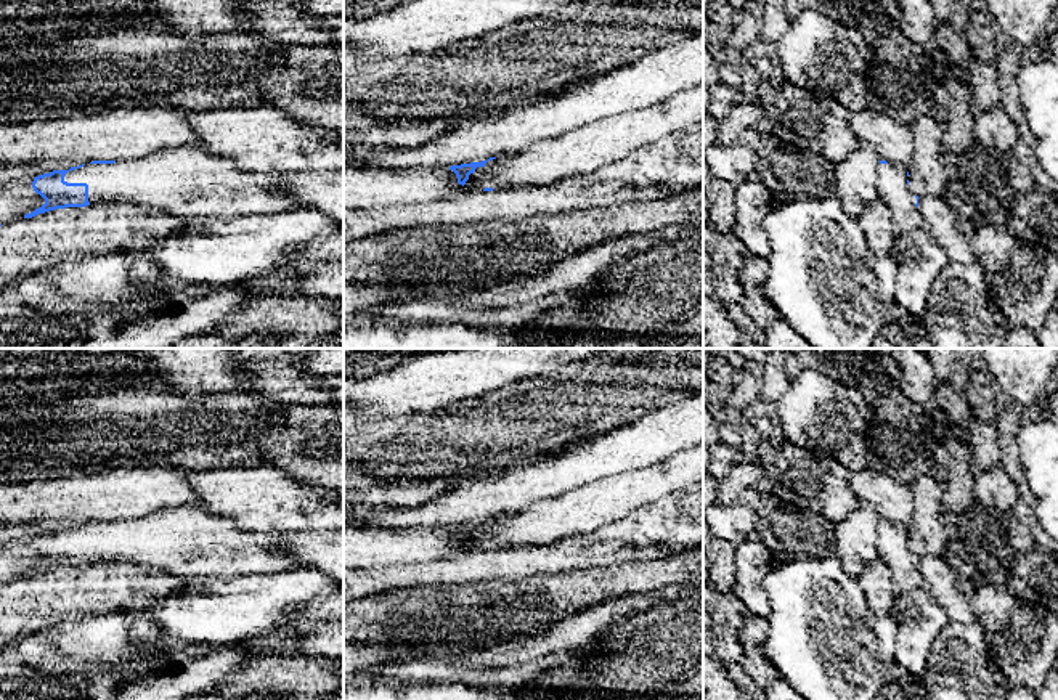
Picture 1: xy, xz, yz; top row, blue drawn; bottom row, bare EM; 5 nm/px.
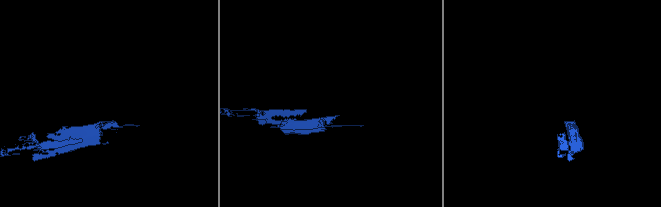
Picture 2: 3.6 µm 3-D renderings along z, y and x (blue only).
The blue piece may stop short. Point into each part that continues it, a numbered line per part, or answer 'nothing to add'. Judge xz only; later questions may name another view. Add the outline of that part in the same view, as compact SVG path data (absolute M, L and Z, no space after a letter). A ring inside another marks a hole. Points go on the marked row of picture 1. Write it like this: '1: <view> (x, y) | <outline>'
1: xz (588, 148) | M703 85L669 96L660 104L588 124L520 153L488 161L482 172L470 177L467 186L498 189L514 181L541 186L591 173L700 120Z

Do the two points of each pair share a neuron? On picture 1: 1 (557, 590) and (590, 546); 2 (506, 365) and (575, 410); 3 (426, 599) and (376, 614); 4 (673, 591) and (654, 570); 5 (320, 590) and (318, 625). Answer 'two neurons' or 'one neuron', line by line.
1: two neurons
2: two neurons
3: one neuron
4: two neurons
5: two neurons

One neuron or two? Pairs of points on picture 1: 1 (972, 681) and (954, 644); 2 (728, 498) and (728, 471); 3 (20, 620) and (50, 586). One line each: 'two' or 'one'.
1: one
2: one
3: one

